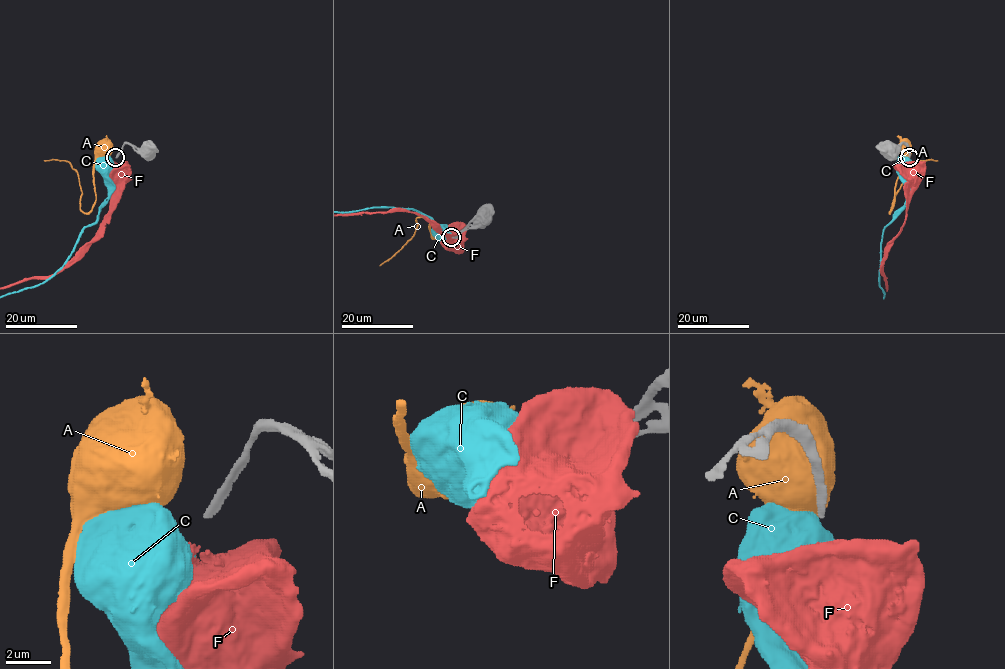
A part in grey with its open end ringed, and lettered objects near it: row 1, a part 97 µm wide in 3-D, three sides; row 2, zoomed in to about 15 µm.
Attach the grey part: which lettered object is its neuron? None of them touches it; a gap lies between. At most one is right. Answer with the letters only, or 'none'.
none

